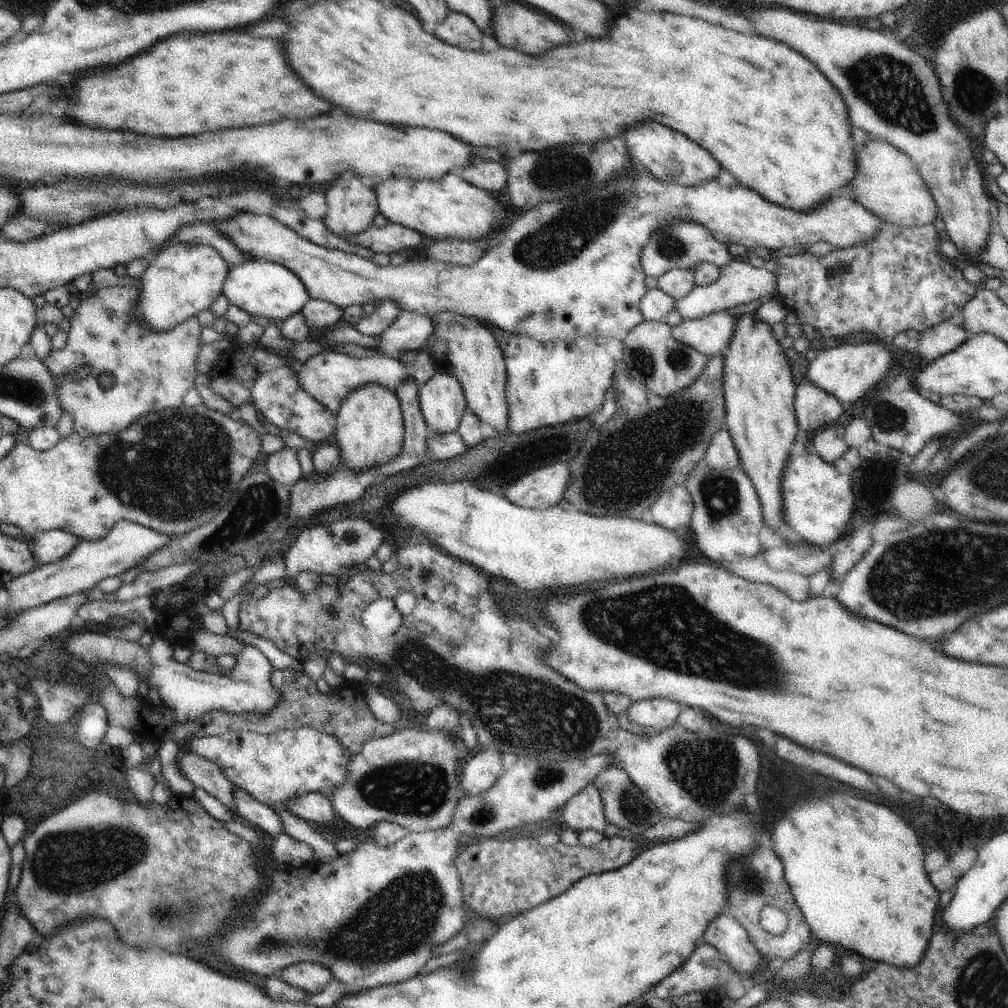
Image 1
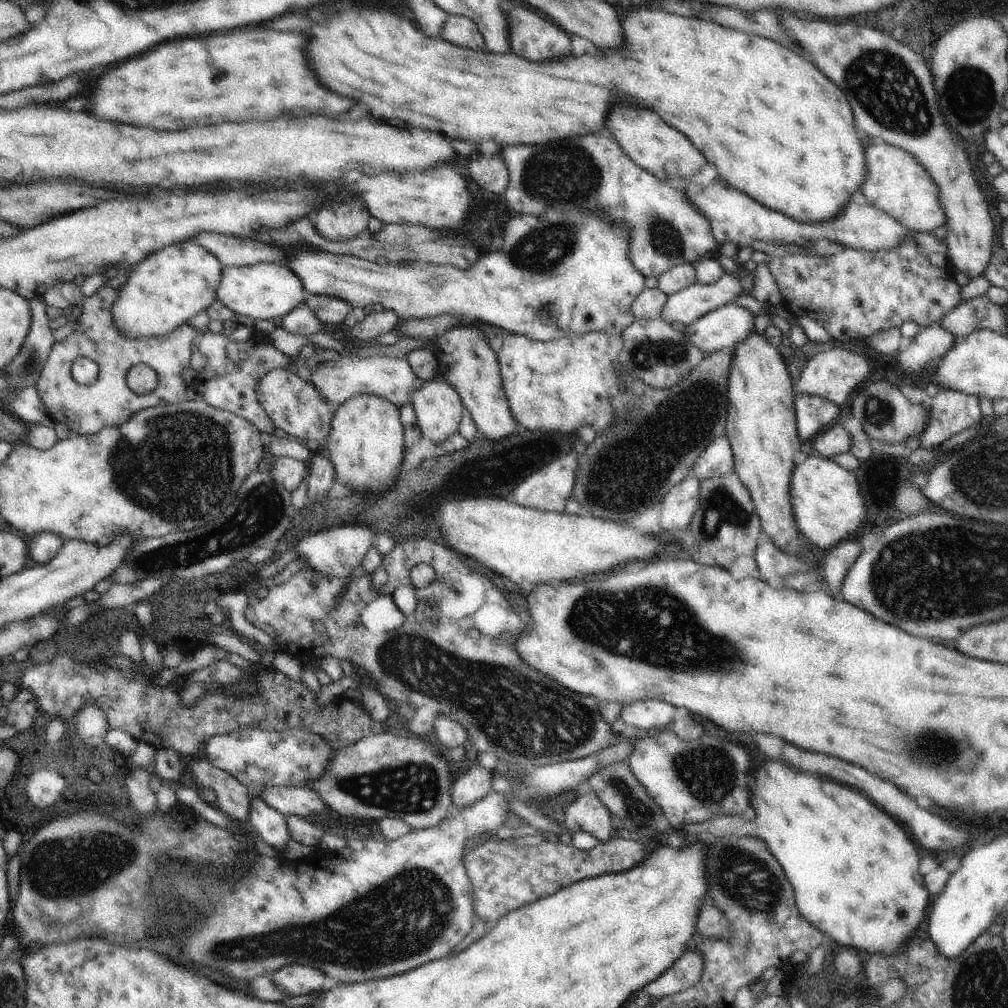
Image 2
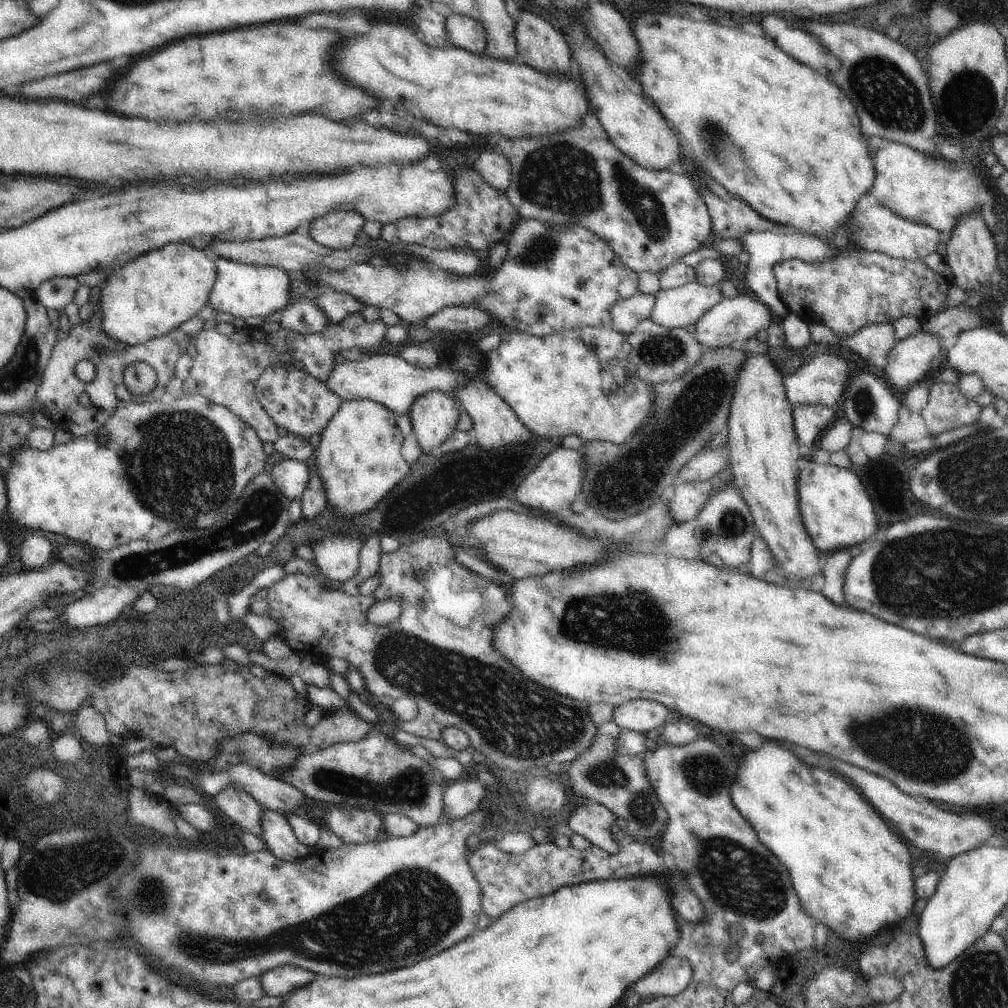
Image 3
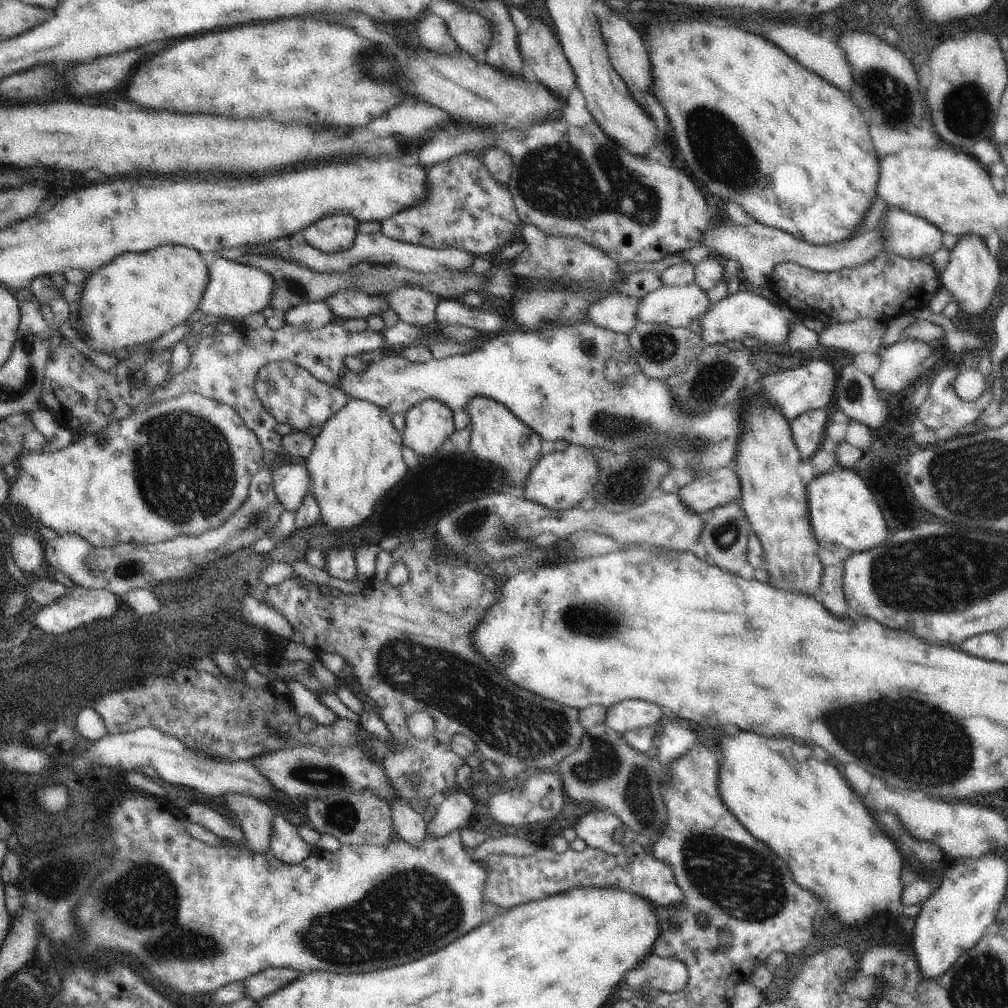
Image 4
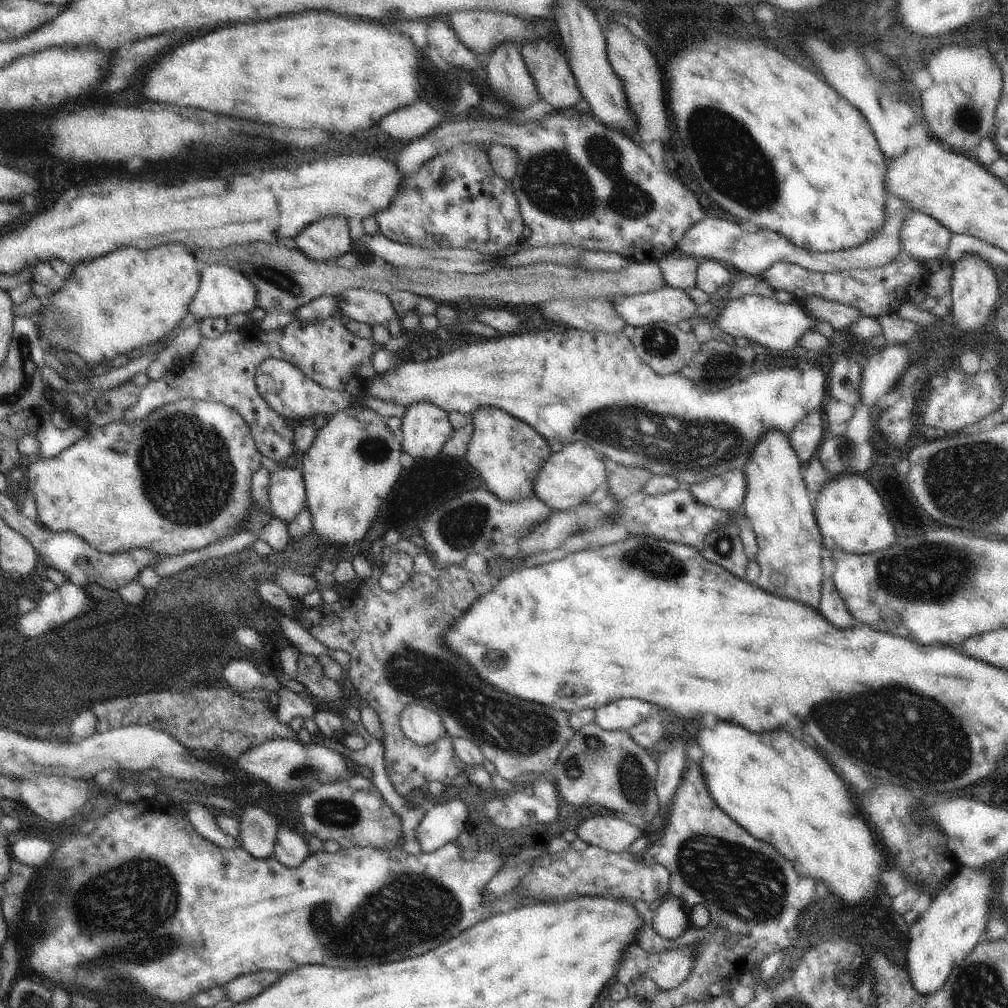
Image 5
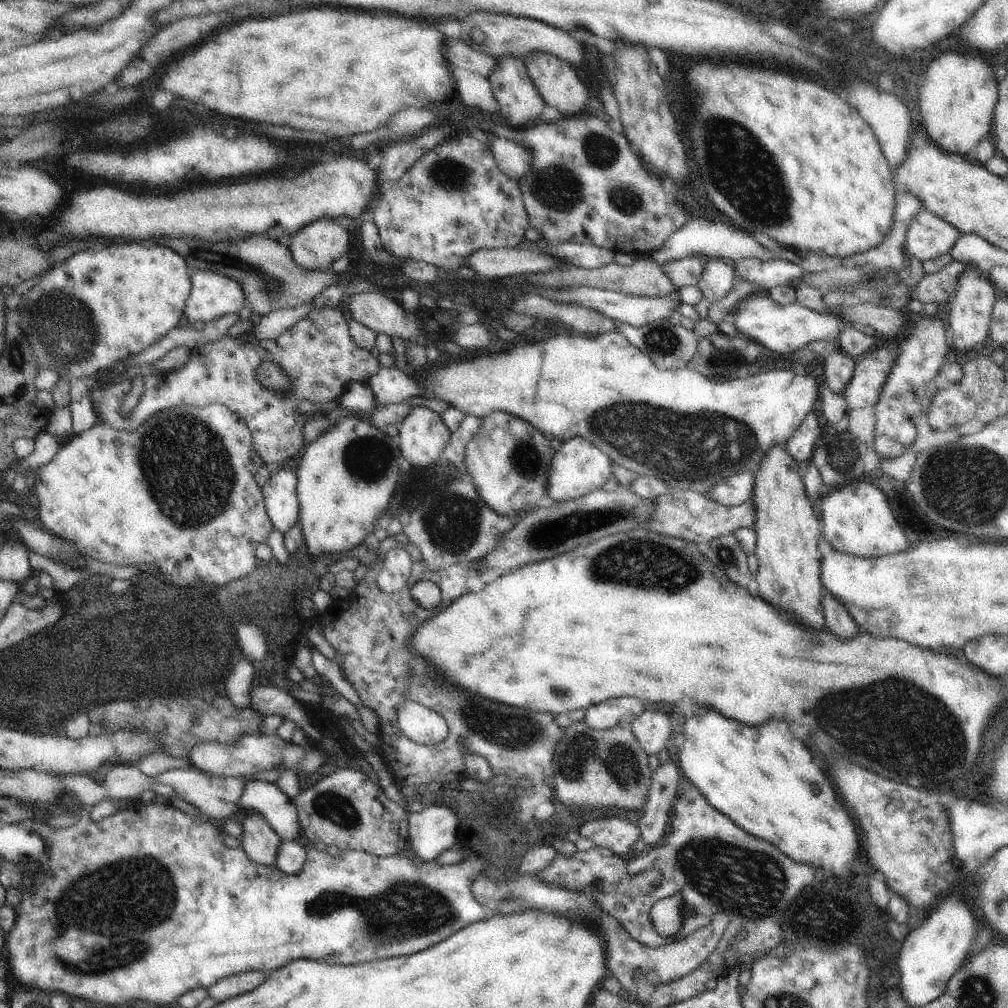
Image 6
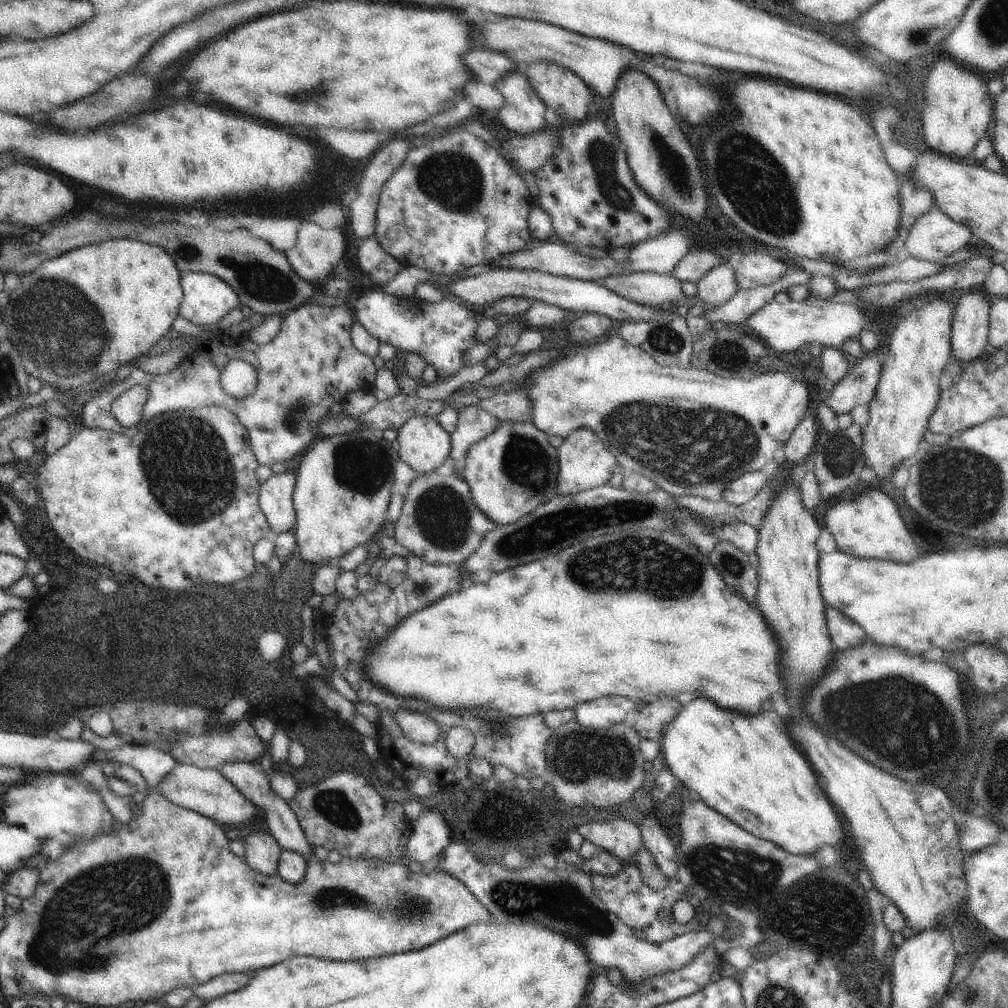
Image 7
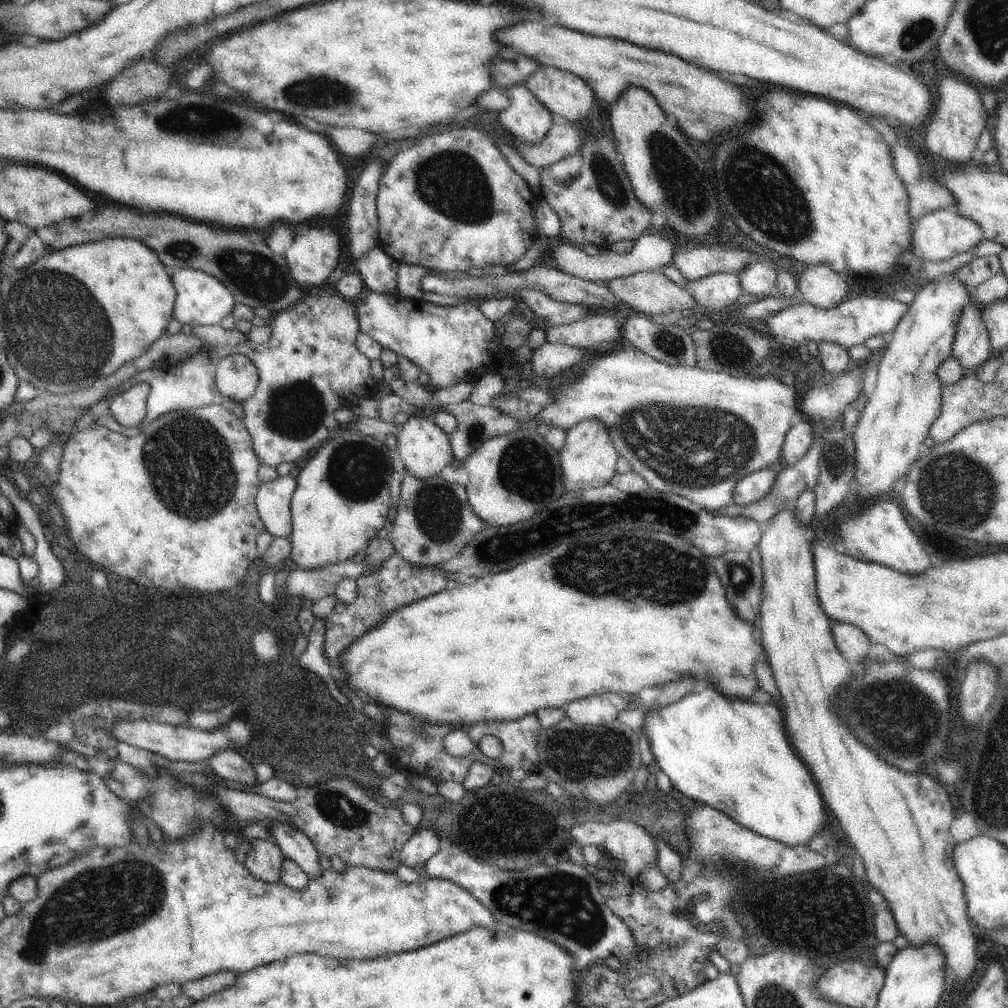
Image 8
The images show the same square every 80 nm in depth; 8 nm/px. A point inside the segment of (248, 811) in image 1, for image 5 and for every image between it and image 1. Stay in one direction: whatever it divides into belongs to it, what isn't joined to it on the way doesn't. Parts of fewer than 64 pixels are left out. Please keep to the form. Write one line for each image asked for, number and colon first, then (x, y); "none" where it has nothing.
2: (271, 825)
3: (278, 837)
4: (286, 844)
5: (291, 850)

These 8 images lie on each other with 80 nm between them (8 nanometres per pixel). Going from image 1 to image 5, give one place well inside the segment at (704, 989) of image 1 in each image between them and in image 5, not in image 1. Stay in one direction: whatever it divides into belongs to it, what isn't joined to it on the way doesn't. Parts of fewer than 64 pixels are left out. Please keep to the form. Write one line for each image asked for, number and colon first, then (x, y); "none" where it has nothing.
2: (685, 973)
3: (673, 975)
4: (667, 974)
5: (669, 969)

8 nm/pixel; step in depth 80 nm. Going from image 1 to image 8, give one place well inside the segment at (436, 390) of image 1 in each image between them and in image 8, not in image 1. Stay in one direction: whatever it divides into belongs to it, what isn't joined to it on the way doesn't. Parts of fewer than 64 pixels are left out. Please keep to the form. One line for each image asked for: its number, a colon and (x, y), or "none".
2: (437, 404)
3: (434, 416)
4: (429, 424)
5: (426, 427)
6: (423, 435)
7: (423, 443)
8: (424, 448)

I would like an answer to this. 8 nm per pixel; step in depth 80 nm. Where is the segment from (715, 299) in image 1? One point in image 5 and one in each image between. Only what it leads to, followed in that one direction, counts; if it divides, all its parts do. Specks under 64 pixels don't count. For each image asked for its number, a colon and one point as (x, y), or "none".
2: (687, 306)
3: (680, 308)
4: (684, 306)
5: (671, 305)

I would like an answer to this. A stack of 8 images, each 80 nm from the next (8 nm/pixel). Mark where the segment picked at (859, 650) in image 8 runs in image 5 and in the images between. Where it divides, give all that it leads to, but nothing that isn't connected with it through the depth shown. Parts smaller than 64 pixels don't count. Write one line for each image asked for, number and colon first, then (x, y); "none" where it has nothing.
5: (833, 605)
6: (838, 619)
7: (845, 632)

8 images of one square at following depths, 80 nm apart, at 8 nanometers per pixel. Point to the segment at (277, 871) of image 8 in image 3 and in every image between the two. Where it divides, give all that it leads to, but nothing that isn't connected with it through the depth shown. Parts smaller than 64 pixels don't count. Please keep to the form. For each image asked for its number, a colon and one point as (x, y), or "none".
3: (235, 802)
4: (255, 818)
5: (258, 836)
6: (261, 842)
7: (262, 851)

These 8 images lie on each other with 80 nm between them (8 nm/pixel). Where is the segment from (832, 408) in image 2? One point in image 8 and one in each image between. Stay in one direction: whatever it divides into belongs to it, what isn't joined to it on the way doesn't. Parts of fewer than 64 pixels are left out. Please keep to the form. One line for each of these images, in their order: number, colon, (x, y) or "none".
3: (811, 421)
4: (808, 430)
5: (806, 437)
6: (802, 444)
7: (800, 445)
8: (799, 439)

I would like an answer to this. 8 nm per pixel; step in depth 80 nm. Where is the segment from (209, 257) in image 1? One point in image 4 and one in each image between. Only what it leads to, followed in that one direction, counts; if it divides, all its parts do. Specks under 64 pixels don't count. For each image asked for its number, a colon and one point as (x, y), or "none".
2: (172, 286)
3: (147, 299)
4: (140, 297)

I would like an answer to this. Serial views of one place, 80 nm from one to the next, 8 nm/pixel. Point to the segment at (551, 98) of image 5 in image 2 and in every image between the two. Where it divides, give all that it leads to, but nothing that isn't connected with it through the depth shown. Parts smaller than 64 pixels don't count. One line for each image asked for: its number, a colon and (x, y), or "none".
2: (536, 38)
3: (537, 41)
4: (541, 50)

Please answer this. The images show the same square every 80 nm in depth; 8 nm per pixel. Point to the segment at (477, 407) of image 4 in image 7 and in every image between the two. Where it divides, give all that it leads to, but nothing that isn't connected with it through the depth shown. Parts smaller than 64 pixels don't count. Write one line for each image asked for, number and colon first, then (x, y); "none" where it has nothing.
5: (507, 452)
6: (509, 460)
7: (513, 470)

